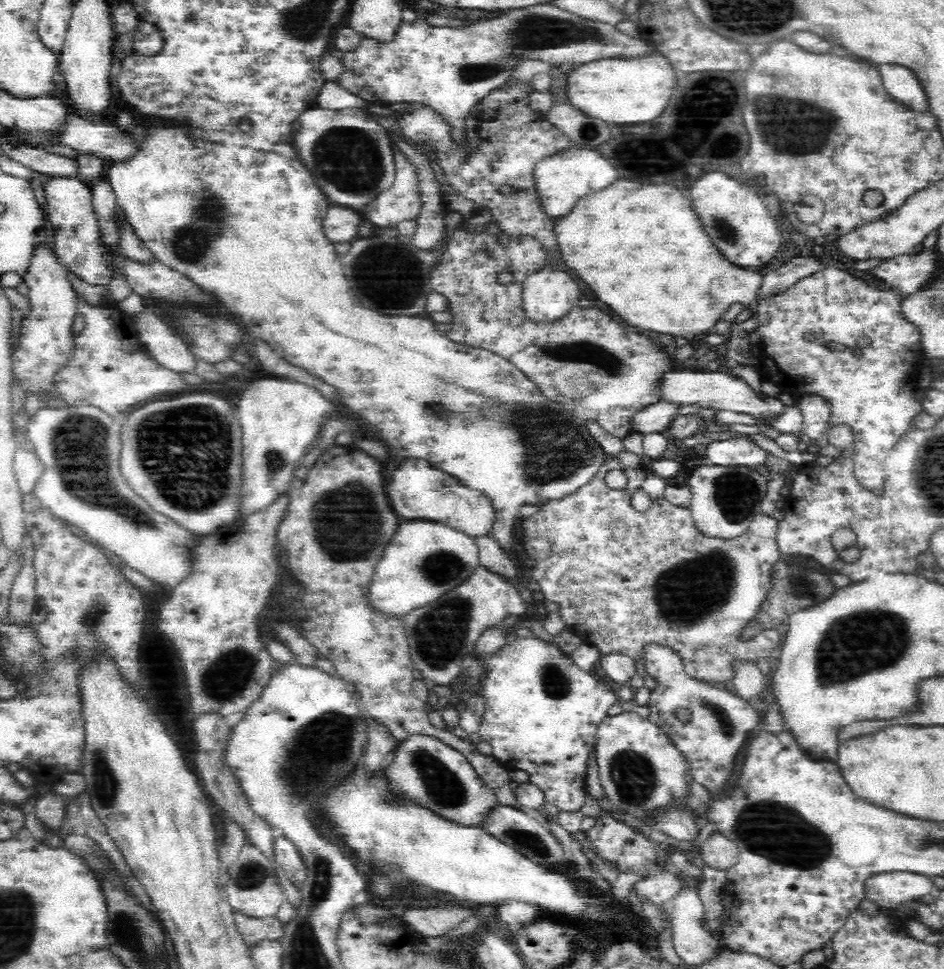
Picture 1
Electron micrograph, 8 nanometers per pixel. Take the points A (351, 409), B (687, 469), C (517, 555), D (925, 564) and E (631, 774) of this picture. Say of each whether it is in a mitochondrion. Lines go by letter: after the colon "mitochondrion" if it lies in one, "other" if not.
A: other
B: other
C: other
D: other
E: mitochondrion

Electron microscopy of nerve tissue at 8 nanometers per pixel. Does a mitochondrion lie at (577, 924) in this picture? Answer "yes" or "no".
no

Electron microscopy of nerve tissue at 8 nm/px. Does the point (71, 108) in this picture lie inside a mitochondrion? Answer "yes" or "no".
no

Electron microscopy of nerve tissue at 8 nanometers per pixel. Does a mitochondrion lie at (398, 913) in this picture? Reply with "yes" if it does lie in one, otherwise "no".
no

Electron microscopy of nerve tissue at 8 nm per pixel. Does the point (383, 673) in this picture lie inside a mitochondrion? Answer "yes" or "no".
no

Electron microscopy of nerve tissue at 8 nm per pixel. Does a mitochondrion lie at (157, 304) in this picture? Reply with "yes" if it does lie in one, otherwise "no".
no

